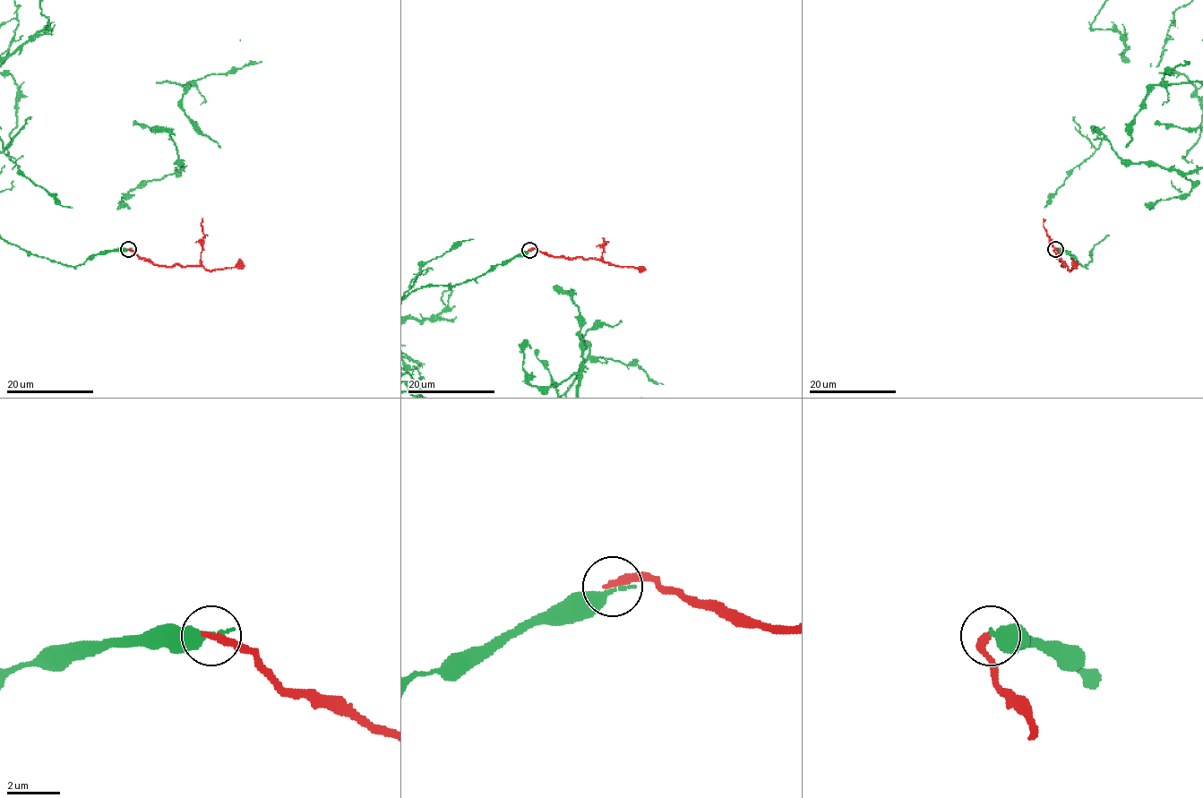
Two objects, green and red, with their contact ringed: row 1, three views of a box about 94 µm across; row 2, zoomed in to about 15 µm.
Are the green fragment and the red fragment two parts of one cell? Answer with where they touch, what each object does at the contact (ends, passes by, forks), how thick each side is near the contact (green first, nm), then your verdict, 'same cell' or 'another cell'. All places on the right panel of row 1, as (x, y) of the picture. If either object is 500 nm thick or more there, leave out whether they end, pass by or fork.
place (1055, 249); green ends; red ends; calibres 420 and 300 nm; another cell

